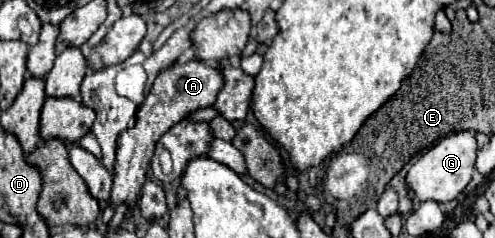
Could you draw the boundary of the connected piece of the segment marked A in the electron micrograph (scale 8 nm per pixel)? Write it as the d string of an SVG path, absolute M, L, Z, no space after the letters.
M188 60L186 64L172 64L170 68L162 70L138 108L136 122L118 136L118 150L116 150L116 164L114 164L114 186L112 186L112 202L128 202L130 206L136 204L140 188L146 180L146 172L150 168L150 158L154 154L154 146L162 134L166 134L174 124L184 120L188 114L196 112L198 108L208 108L214 104L224 80L216 68L206 66L200 60Z

